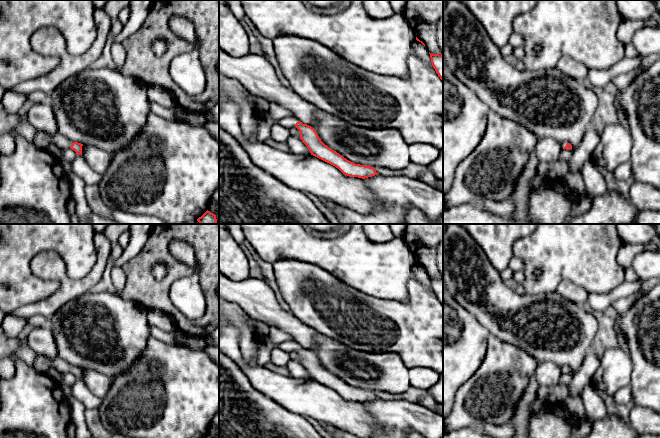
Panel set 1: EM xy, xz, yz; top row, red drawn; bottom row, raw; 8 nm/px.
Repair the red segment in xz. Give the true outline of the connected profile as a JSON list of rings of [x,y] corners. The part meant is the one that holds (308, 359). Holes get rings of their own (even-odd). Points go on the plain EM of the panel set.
[[[260,335],[259,337],[260,346],[257,351],[256,362],[254,364],[264,366],[271,362],[270,353],[274,348],[279,348],[287,353],[296,351],[300,356],[300,363],[307,370],[311,379],[335,390],[343,398],[362,403],[378,398],[374,391],[355,388],[329,372],[321,365],[314,352],[307,348],[303,348],[298,343],[294,341],[273,343],[267,335]]]

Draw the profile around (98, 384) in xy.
[[[83,368],[81,380],[86,384],[90,392],[97,398],[104,398],[112,383],[112,378],[95,370]]]

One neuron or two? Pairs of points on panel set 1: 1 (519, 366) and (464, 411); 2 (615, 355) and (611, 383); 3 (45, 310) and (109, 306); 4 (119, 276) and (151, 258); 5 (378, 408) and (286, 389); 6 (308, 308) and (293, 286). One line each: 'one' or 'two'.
1: one
2: one
3: two
4: two
5: two
6: one

